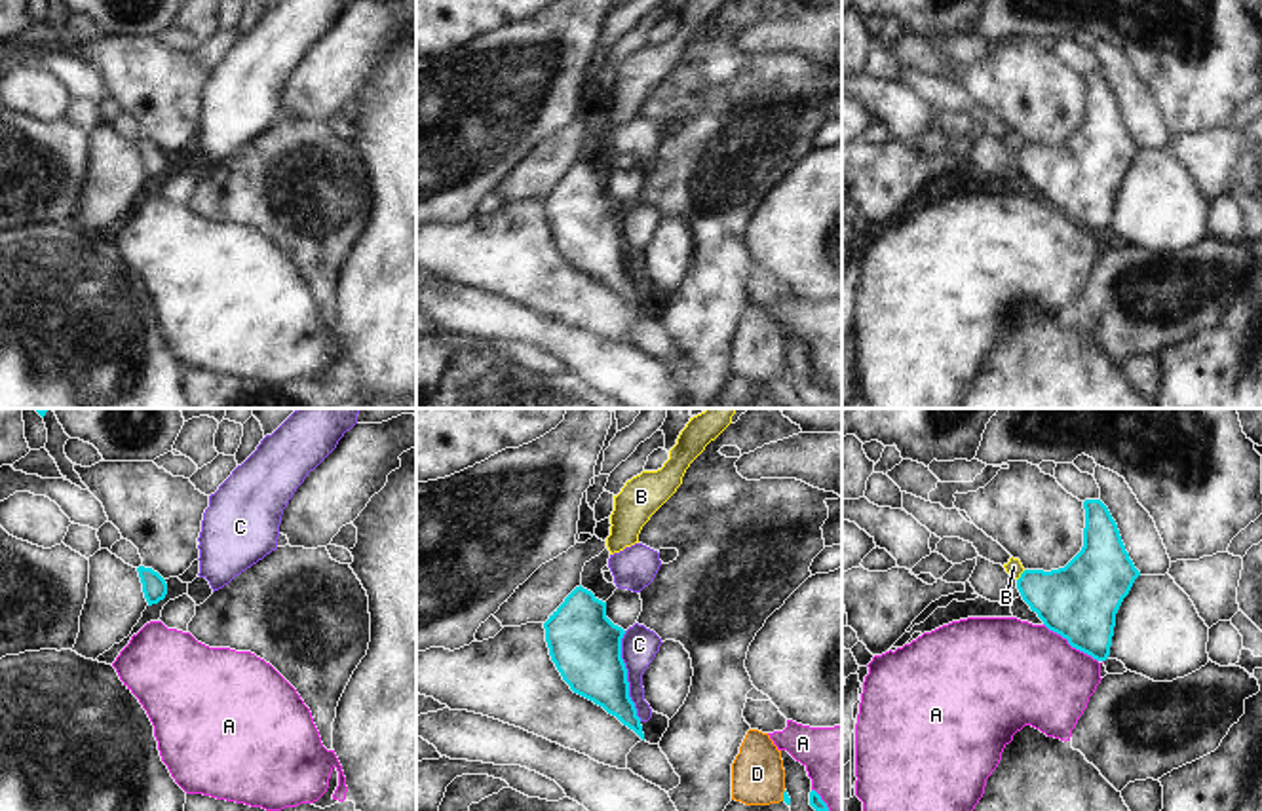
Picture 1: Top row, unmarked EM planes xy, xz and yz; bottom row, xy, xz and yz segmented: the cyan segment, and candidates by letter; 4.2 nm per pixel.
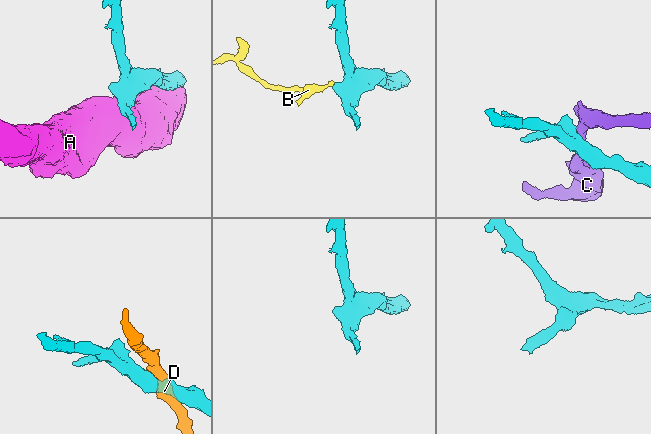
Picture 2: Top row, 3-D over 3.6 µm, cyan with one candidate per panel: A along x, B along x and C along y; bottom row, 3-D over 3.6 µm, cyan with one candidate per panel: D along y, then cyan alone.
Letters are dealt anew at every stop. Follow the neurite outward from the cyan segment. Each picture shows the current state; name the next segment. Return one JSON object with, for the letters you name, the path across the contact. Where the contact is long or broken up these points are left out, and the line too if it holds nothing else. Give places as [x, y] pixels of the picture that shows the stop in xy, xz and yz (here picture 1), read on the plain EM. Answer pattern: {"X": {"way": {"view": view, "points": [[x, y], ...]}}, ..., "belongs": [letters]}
{"belongs": []}

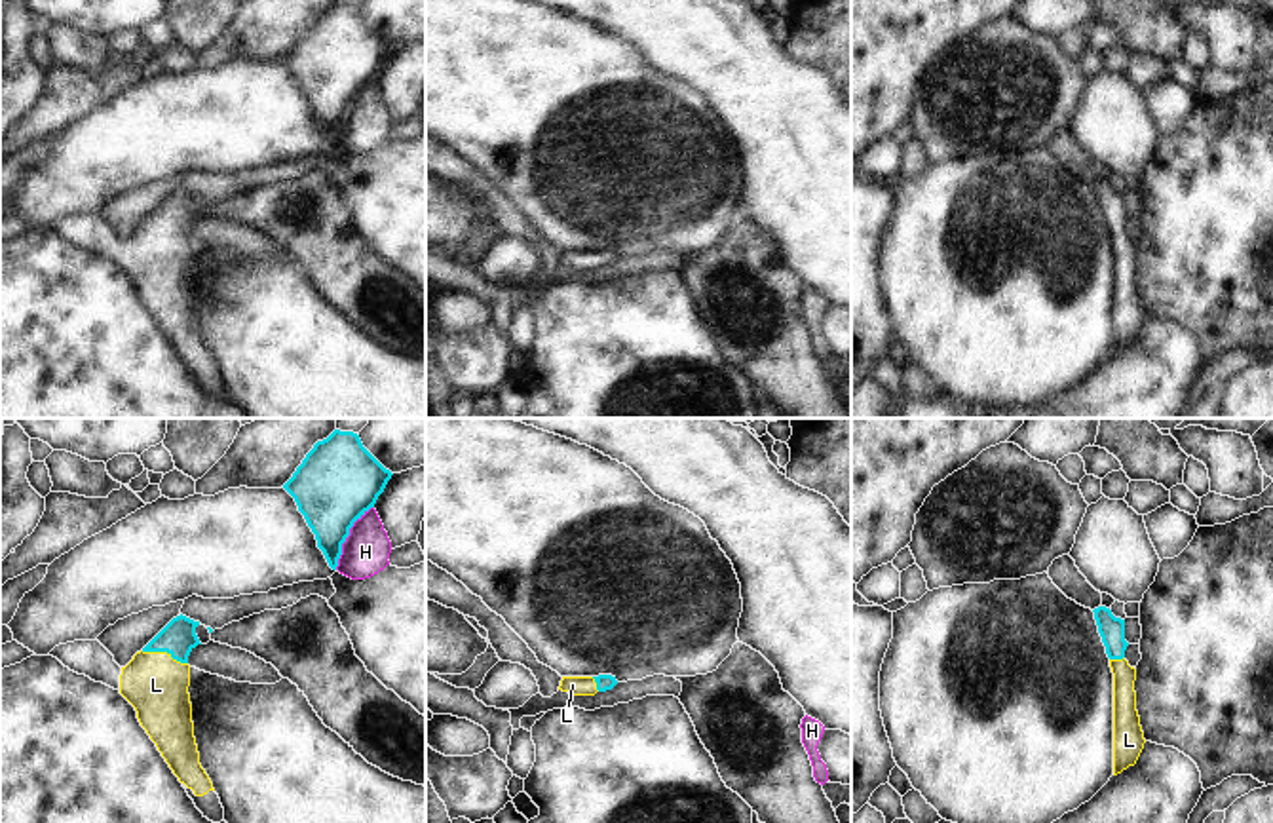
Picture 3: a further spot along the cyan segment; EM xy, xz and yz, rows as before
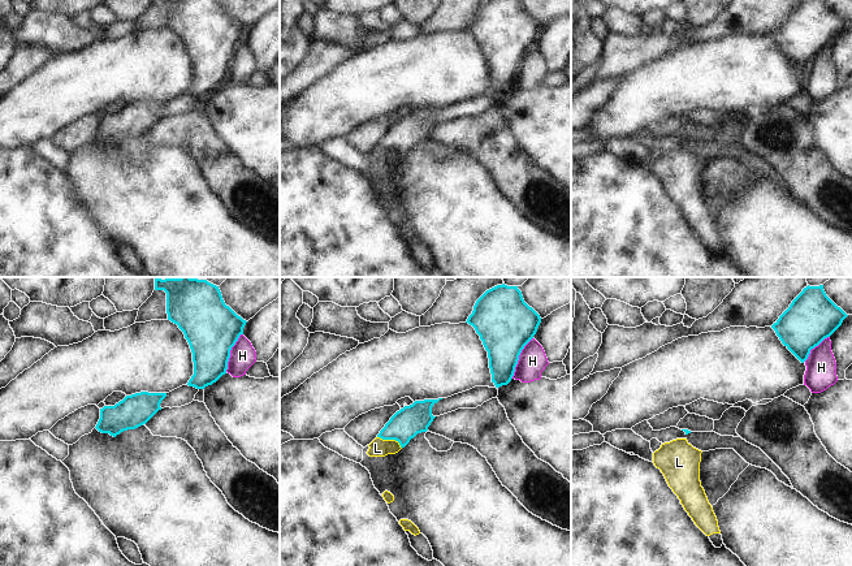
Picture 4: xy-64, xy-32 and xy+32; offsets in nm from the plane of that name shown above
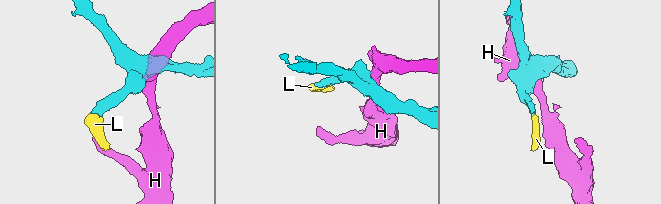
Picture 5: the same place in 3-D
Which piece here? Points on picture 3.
{"L": {"way": {"view": "xy", "points": [[177, 211], [164, 225], [156, 259]]}}, "belongs": ["L"]}

